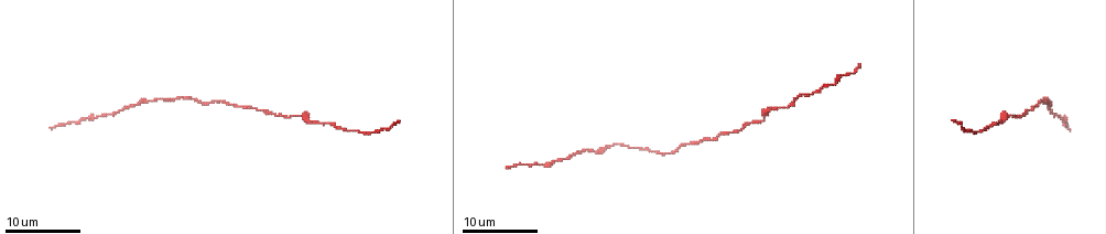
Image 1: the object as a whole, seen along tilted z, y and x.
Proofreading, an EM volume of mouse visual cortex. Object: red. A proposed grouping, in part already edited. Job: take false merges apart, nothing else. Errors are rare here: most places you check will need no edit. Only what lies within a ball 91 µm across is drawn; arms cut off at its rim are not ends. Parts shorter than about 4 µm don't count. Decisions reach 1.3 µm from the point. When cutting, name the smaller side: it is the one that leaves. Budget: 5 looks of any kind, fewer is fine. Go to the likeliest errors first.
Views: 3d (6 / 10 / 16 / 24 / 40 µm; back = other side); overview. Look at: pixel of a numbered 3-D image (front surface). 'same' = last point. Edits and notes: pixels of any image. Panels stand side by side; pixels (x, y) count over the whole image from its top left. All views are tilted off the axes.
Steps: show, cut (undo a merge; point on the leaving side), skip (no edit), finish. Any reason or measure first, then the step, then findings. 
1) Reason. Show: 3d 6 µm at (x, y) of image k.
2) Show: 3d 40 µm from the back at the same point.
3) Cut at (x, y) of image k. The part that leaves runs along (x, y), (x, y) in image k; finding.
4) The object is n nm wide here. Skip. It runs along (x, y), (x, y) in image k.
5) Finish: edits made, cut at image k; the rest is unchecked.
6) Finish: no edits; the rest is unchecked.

Sudden change in width. Show: 3d 10 µm at (765, 122) of image 1.

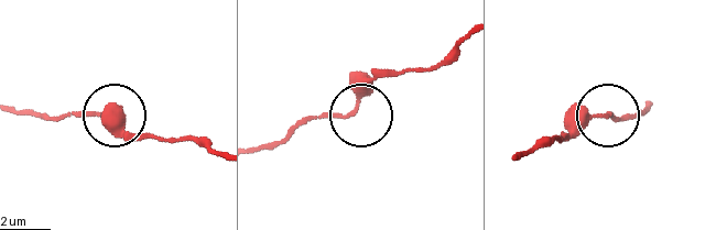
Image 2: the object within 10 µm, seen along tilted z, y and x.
Other side. Show: 3d 10 µm from the back at (353, 112) of image 2.

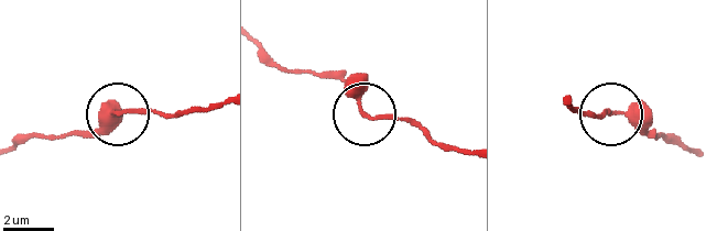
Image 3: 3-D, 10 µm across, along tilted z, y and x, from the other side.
Skip. It runs along (465, 152), (434, 143), (409, 124), (371, 118), (329, 72) in image 3; all the same neuron.

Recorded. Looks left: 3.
Show: 3d 10 µm at (274, 113) of image 1.

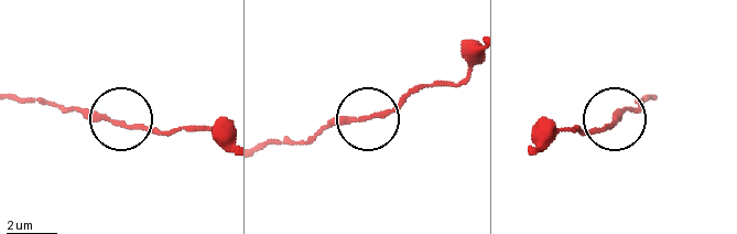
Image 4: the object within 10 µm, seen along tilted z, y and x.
Show: 3d 6 µm at (365, 117) of image 4.

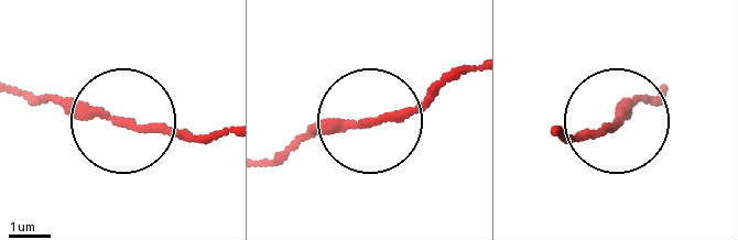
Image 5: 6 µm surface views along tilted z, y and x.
Skip. One neuron here.

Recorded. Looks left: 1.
Thick turns thin. Show: 3d 10 µm at (559, 160) of image 1.

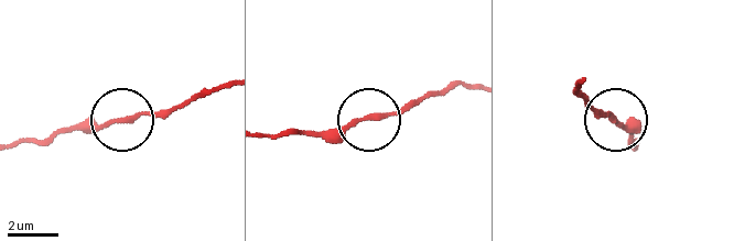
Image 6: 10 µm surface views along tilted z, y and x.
Skip. It runs along (225, 83), (150, 114), (65, 128) in image 6; one neuron here.

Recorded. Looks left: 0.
Finish: no edits; the rest is unchecked.

